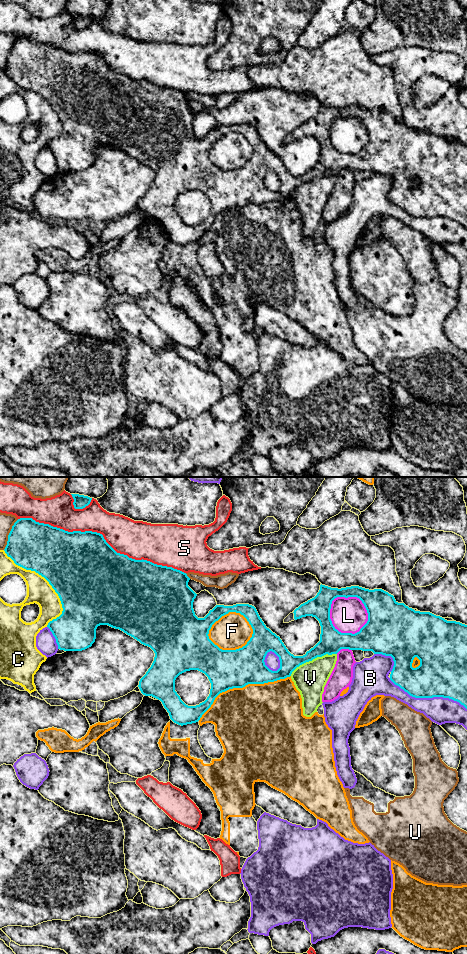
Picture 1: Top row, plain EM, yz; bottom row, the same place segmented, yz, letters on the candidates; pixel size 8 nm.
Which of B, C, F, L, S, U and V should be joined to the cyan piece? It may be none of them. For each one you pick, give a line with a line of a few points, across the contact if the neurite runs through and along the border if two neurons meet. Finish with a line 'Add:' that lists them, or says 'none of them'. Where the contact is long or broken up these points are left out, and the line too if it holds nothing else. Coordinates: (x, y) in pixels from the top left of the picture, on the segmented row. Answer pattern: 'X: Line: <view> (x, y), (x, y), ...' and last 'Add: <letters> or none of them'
Add: none of them

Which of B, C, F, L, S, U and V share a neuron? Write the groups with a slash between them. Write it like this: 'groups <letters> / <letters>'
groups B / C / F / L / S / U / V

